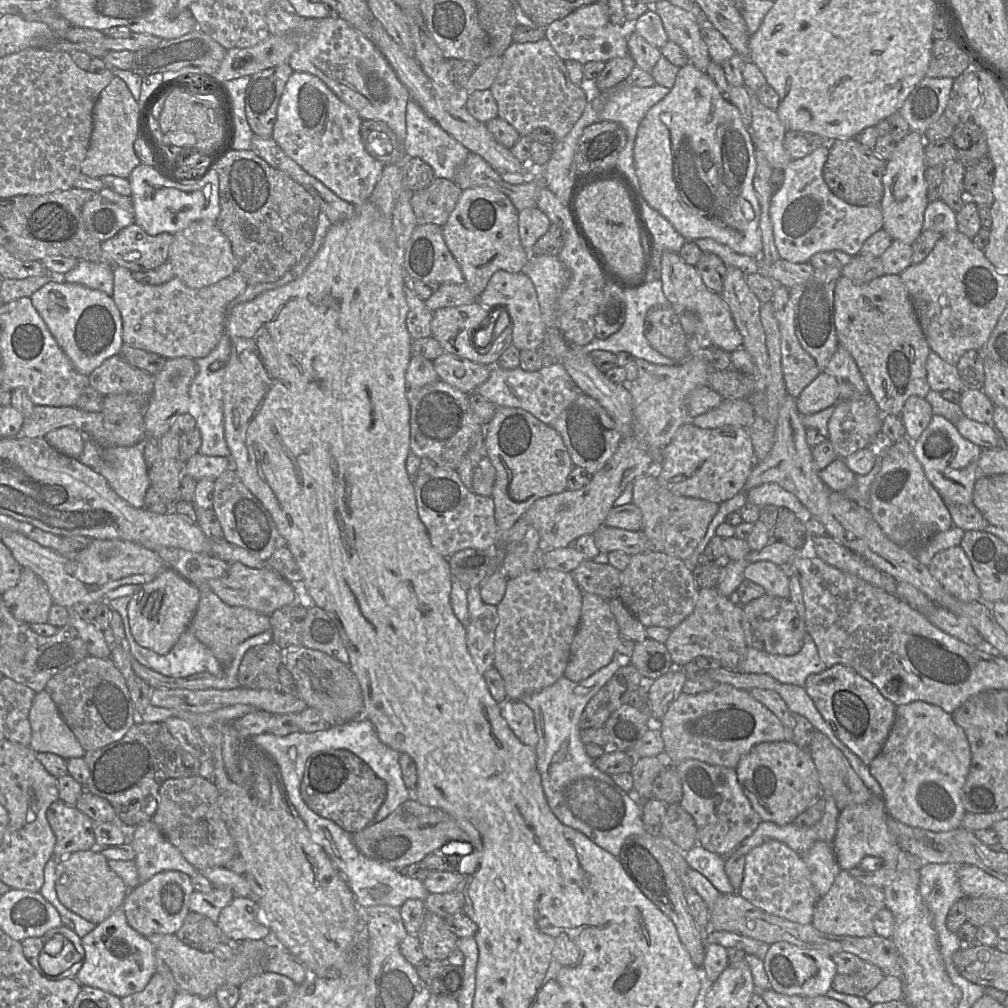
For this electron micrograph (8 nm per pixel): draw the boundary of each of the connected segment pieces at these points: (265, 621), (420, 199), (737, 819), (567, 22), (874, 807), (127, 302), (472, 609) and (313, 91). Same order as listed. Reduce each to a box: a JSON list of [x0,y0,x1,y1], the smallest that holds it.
[[188,590,270,669],[411,178,462,227],[675,760,762,856],[545,1,629,64],[833,797,903,871],[113,266,248,359],[466,588,498,674],[272,71,385,207]]

